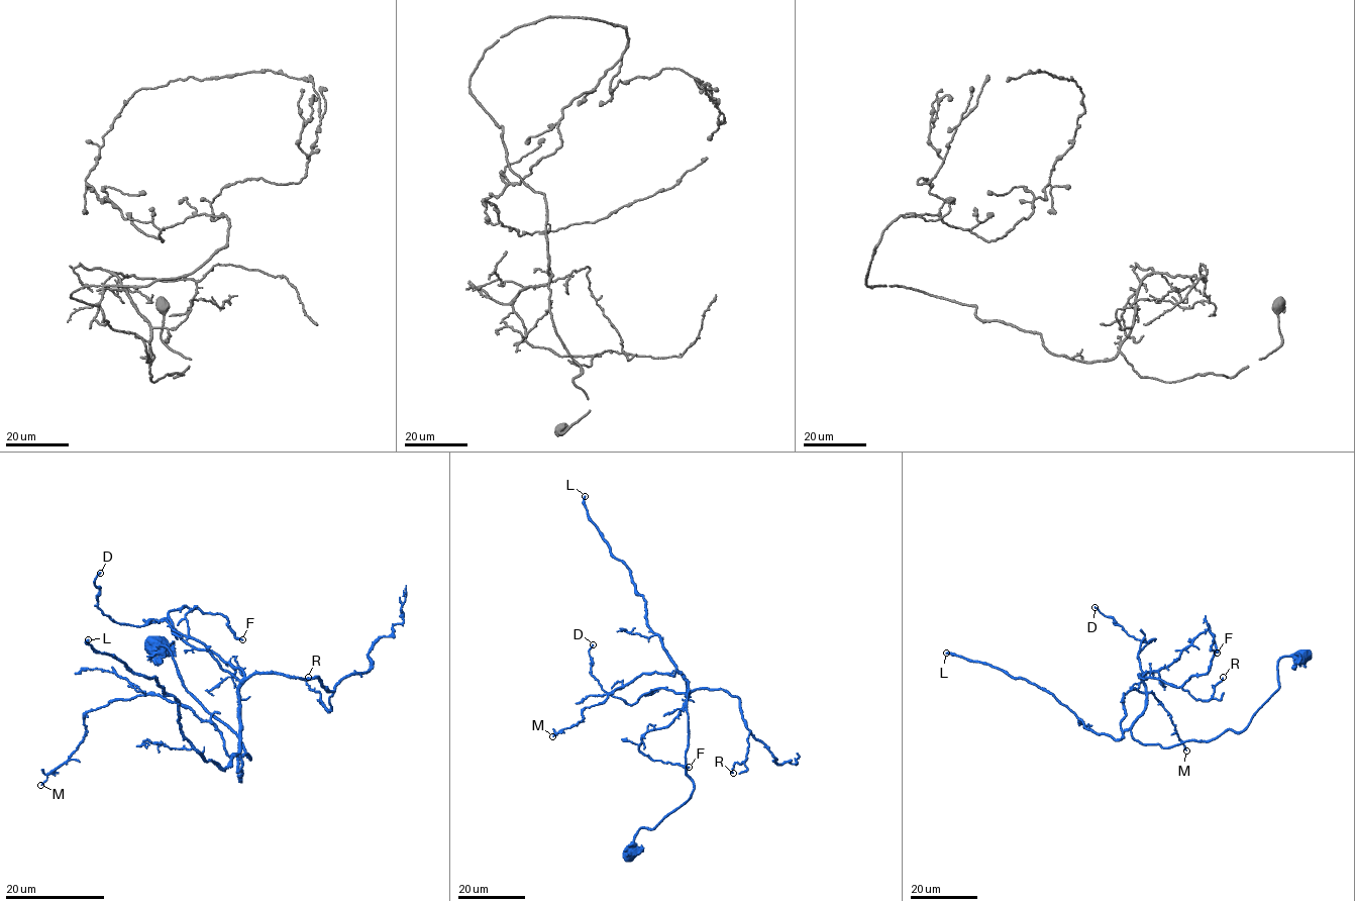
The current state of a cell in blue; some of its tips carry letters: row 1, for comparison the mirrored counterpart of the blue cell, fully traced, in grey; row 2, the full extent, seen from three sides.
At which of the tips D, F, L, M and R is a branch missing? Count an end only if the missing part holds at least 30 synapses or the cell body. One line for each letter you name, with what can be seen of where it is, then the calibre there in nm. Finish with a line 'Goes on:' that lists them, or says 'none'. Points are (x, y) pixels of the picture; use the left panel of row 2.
L: (88, 639) | 240 nm
Goes on: L

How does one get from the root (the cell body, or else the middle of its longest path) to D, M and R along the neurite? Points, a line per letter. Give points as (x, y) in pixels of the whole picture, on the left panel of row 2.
D: (155, 644), (238, 737), (240, 781), (239, 682), (167, 621), (113, 621), (100, 573)
M: (155, 644), (238, 737), (240, 781), (208, 720), (142, 694), (91, 709), (40, 785)
R: (155, 644), (238, 737), (240, 781), (238, 688), (255, 673), (318, 677), (331, 709), (308, 677)

